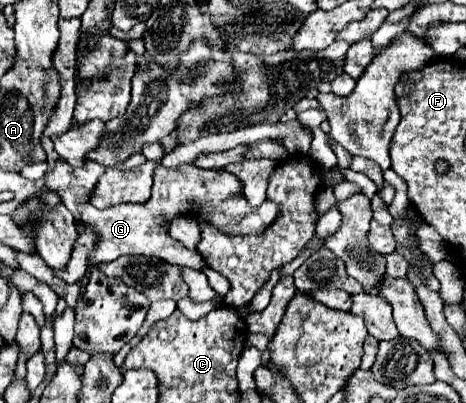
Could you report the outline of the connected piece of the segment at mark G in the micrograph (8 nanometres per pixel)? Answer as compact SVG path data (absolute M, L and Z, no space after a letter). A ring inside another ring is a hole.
M157 163L153 171L153 193L151 199L143 205L135 203L121 203L121 205L111 205L107 209L95 209L89 203L79 205L79 217L77 225L81 225L81 231L87 227L97 231L97 241L95 249L89 255L89 265L99 265L103 261L113 261L121 255L151 255L159 257L167 263L191 268L201 271L207 267L203 257L197 251L187 249L185 245L169 237L169 233L161 227L163 221L173 221L175 215L189 213L181 211L181 207L193 207L201 209L195 213L195 219L209 219L209 223L217 227L221 232L228 235L259 235L269 227L269 223L277 217L277 205L265 201L259 209L251 209L247 205L245 197L239 197L239 179L231 173L219 173L215 169L199 169L195 165L185 165L179 169L167 169ZM189 253L189 257L187 257ZM183 255L183 261L182 261ZM188 263L188 264L183 264Z

